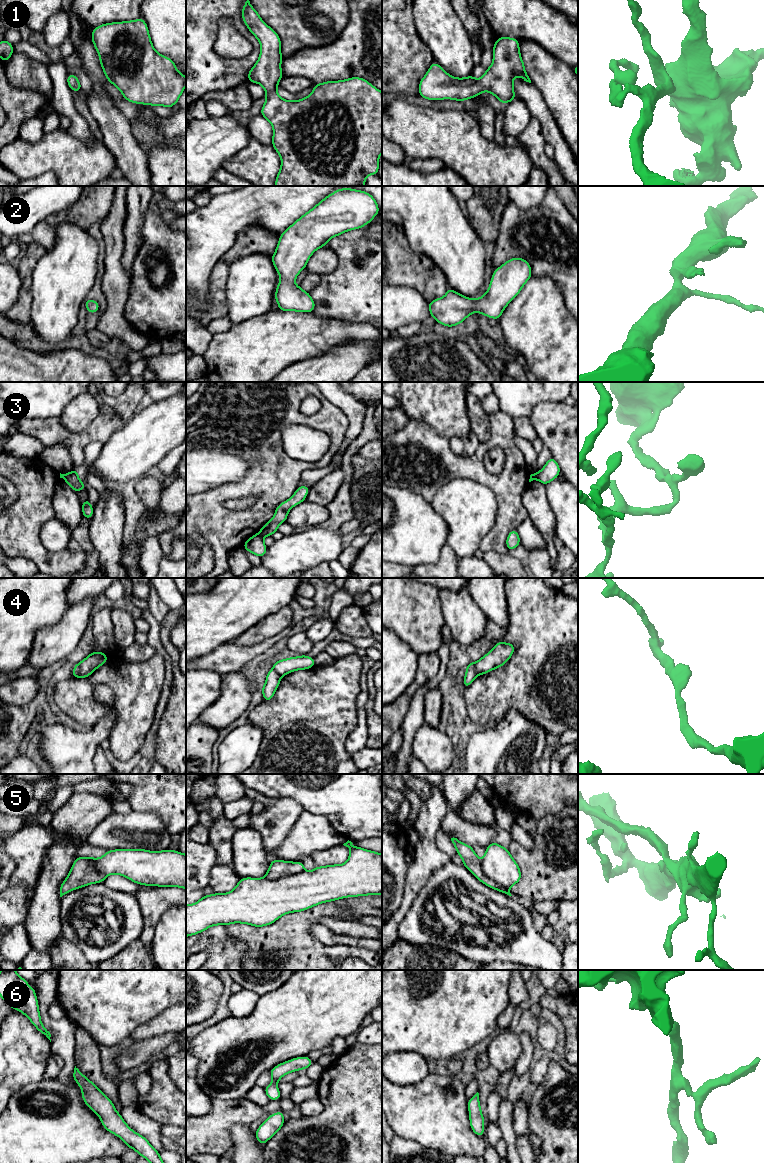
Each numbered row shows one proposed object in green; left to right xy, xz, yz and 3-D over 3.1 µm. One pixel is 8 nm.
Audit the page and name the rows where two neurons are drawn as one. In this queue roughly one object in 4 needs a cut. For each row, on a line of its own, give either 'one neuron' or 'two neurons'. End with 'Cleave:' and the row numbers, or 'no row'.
1: one neuron
2: one neuron
3: two neurons
4: two neurons
5: two neurons
6: one neuron
Cleave: 3, 4, 5

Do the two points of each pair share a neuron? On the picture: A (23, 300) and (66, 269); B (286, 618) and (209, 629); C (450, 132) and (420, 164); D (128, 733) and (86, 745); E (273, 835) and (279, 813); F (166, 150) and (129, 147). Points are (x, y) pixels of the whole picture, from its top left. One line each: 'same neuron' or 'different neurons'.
A: different neurons
B: different neurons
C: different neurons
D: different neurons
E: same neuron
F: different neurons

